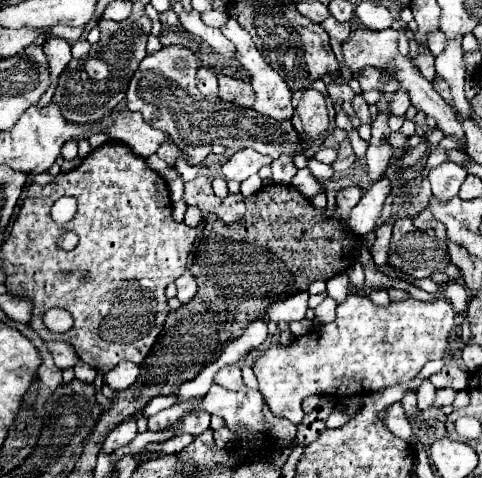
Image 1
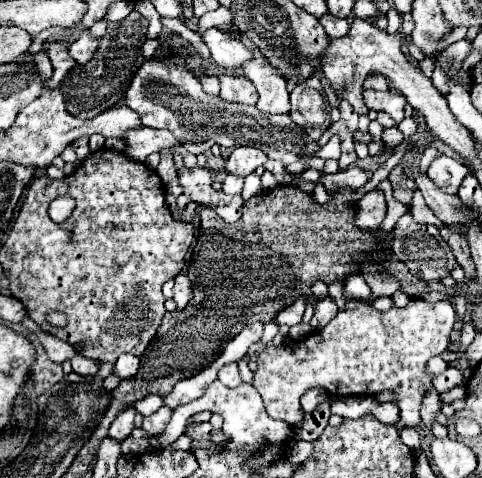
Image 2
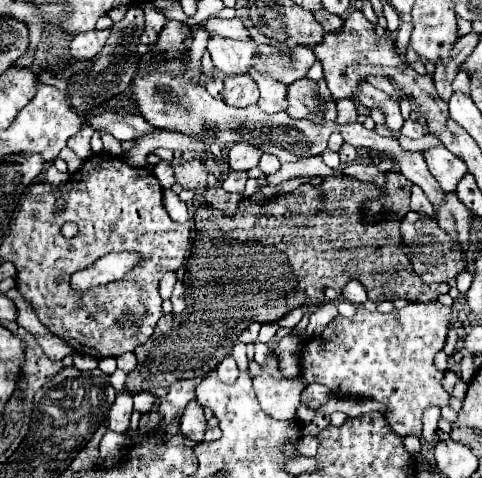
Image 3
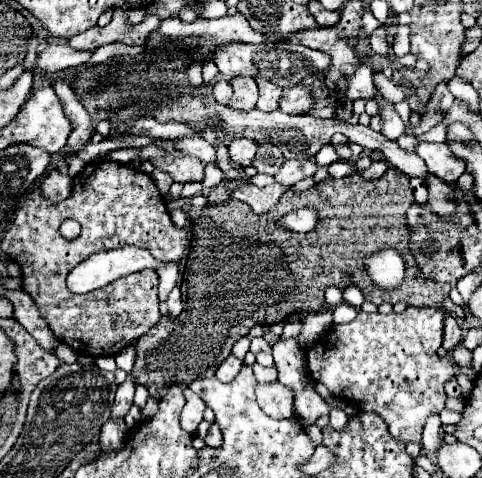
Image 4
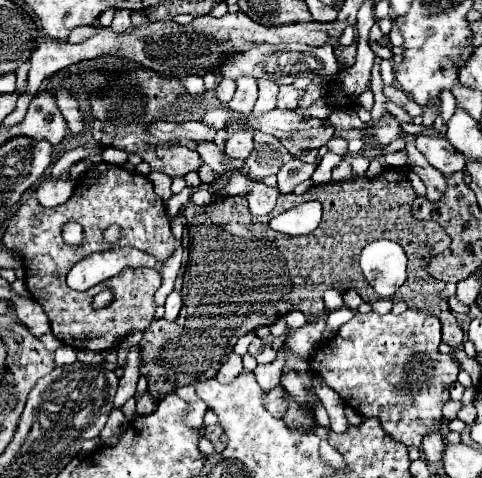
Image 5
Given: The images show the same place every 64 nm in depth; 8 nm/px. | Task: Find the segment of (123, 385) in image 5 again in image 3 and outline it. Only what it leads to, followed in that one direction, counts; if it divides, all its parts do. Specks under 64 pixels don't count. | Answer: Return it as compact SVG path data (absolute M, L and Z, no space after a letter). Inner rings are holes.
M118 392L116 394L116 402L110 408L108 414L108 426L116 432L126 432L128 430L128 420L132 414L132 394L128 392Z

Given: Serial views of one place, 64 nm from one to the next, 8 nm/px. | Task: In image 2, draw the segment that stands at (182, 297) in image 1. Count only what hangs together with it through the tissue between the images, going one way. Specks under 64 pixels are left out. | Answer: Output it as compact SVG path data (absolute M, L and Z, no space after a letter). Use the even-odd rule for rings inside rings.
M178 274L176 276L176 286L174 286L174 302L176 302L176 310L184 310L184 306L188 304L192 296L192 288L190 288L190 280L186 274Z

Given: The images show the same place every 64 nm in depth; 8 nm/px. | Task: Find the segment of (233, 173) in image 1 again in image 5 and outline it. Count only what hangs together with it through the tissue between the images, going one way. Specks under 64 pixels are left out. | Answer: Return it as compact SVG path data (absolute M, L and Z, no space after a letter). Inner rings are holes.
M236 130L230 134L230 138L224 144L224 152L232 158L240 158L246 160L250 150L252 150L254 142L252 142L252 130Z

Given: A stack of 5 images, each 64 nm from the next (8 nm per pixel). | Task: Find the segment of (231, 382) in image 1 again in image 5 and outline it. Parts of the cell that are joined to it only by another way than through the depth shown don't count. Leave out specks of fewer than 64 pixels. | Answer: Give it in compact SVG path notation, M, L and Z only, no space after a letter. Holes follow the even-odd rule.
M232 352L228 360L222 364L222 368L218 370L216 380L222 384L230 384L232 380L236 380L236 376L240 376L240 372L242 372L242 356Z

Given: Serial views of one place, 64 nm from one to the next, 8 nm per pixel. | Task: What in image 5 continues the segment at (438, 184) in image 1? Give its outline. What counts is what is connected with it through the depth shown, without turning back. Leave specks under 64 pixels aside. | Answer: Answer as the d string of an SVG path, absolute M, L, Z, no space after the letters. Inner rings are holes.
M418 134L416 136L416 148L442 174L452 174L452 172L464 170L464 166L466 166L464 154L460 154L446 138L434 138L434 136Z

